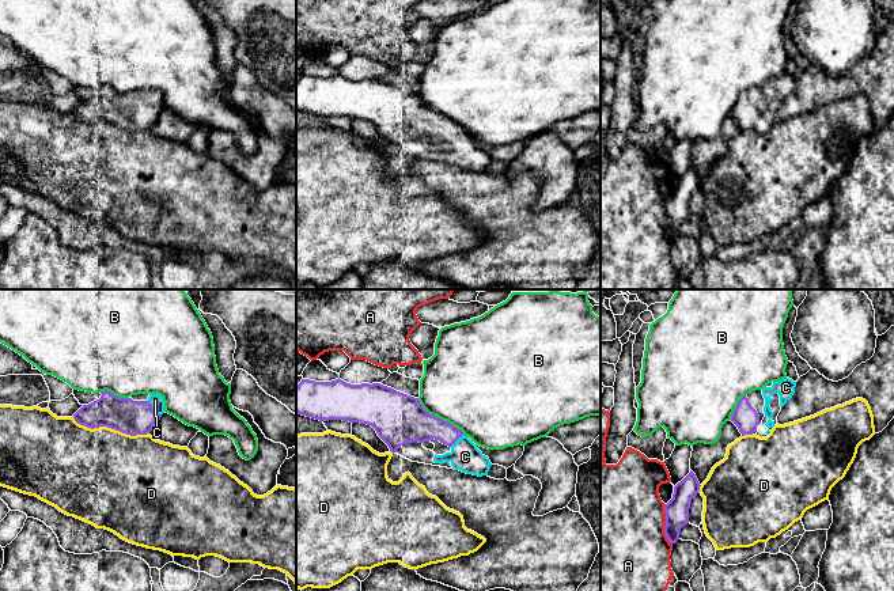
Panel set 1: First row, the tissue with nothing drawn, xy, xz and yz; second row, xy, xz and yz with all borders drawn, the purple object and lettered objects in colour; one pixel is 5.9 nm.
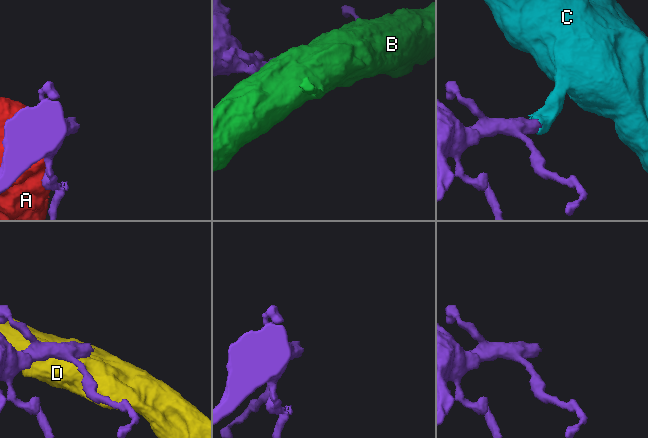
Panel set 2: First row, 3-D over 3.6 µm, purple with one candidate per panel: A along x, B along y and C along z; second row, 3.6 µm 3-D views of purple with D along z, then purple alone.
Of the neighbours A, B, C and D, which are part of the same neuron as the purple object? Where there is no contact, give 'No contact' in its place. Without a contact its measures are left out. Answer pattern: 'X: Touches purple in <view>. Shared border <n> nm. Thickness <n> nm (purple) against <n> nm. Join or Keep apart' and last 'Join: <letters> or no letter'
A: Touches purple in yz. Shared border 260 nm. Thickness 140 nm (purple) against 480 nm. Keep apart
B: Touches purple in xz. Shared border 360 nm. Thickness 300 nm (purple) against 480 nm. Keep apart
C: Touches purple in xy. Shared border 130 nm. Thickness 200 nm (purple) against 80 nm. Join
D: Touches purple in xy. Shared border 460 nm. Thickness 200 nm (purple) against 480 nm. Keep apart
Join: C

